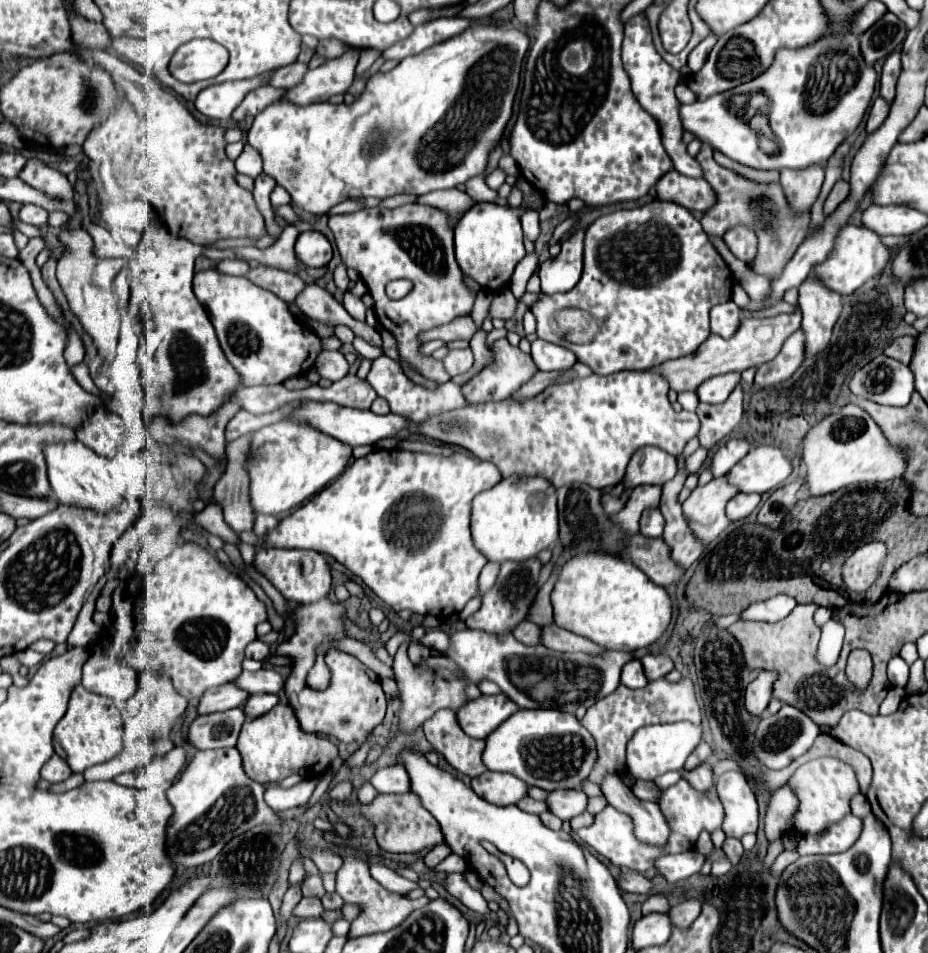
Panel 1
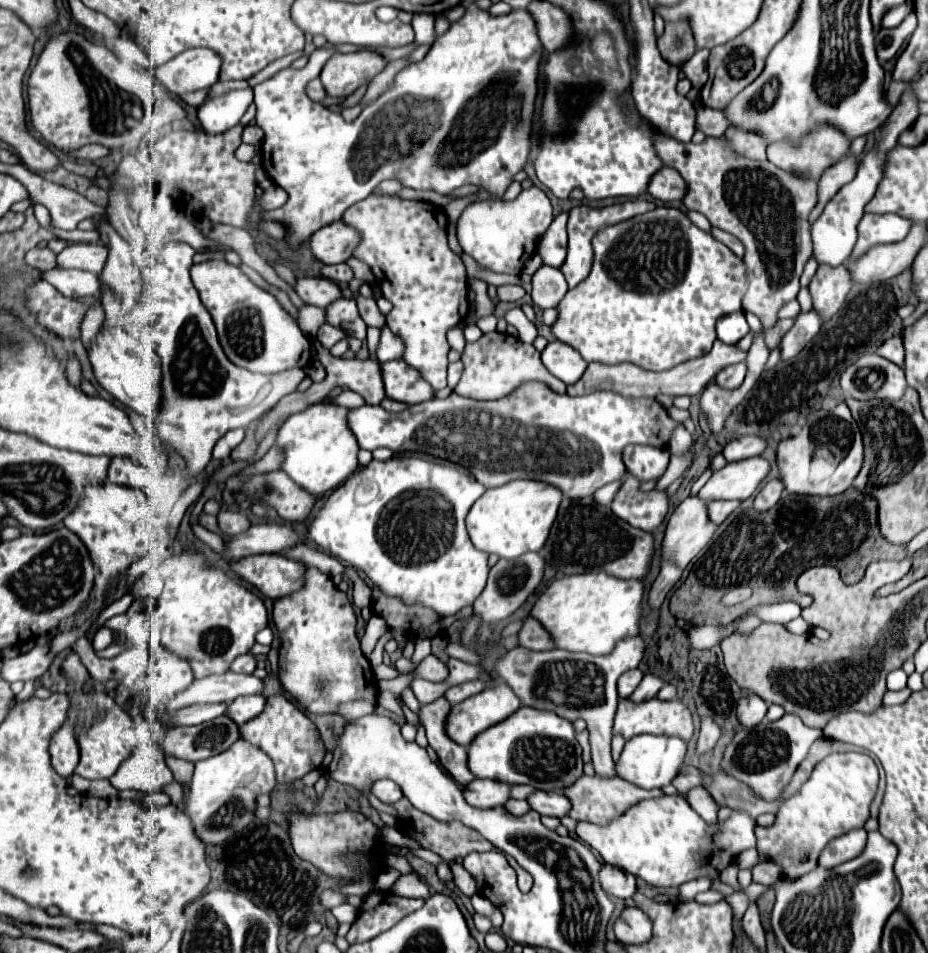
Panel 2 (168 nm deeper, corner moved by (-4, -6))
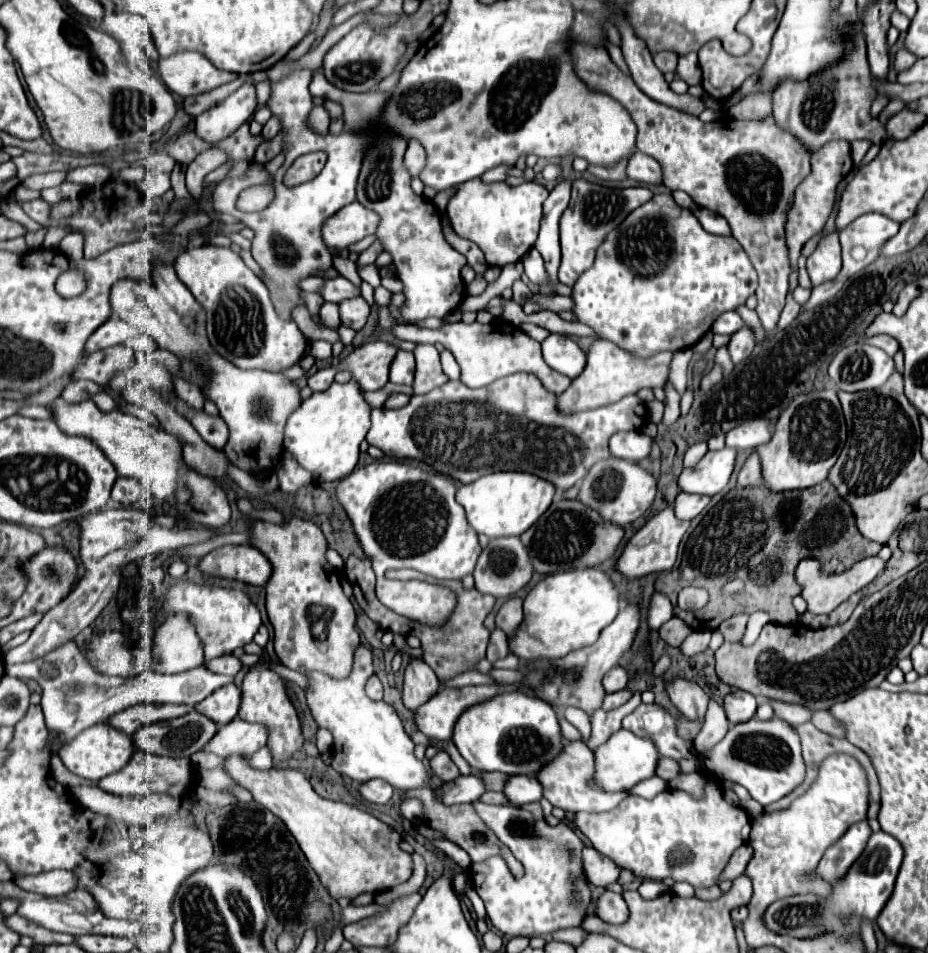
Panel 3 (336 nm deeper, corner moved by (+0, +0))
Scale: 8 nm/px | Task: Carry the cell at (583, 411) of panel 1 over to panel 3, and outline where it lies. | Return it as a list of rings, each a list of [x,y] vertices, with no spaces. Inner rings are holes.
[[[518,372],[518,374],[512,374],[512,376],[506,376],[506,378],[500,378],[496,382],[492,382],[490,386],[484,386],[484,388],[468,388],[464,386],[460,380],[452,382],[448,380],[444,386],[428,392],[428,394],[420,394],[420,396],[412,396],[410,402],[404,406],[404,408],[398,408],[398,410],[386,410],[386,408],[372,408],[372,414],[370,414],[370,420],[372,420],[372,426],[368,430],[368,444],[370,446],[378,446],[380,450],[384,450],[386,456],[392,456],[392,458],[414,458],[414,460],[422,460],[426,464],[430,464],[432,468],[436,468],[438,472],[446,474],[446,476],[452,476],[456,480],[460,480],[462,484],[470,484],[474,480],[478,480],[480,476],[486,476],[486,474],[492,474],[492,472],[502,472],[502,470],[518,470],[518,472],[530,472],[534,476],[540,476],[548,482],[552,482],[558,490],[568,490],[572,488],[578,480],[584,478],[584,474],[588,474],[588,470],[604,460],[604,458],[610,458],[610,450],[608,450],[608,438],[616,432],[630,432],[630,430],[640,430],[644,424],[646,424],[646,418],[648,418],[648,408],[646,404],[638,398],[638,396],[624,396],[620,402],[616,404],[610,404],[610,406],[602,406],[602,408],[594,408],[594,410],[584,410],[584,412],[576,412],[576,414],[562,414],[558,410],[558,404],[556,404],[556,394],[548,392],[542,382],[534,376],[534,374],[526,374],[526,372]]]

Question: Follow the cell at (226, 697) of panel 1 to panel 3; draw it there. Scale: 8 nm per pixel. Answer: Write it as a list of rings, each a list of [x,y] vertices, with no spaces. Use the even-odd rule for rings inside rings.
[[[138,704],[138,706],[130,706],[130,708],[114,714],[106,722],[110,726],[126,732],[128,736],[132,736],[140,726],[154,724],[160,720],[180,718],[182,714],[188,714],[192,710],[194,710],[194,706],[184,706],[184,704]]]

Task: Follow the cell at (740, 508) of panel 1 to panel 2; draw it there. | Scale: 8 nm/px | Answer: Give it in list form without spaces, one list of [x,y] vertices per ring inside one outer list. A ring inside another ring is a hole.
[[[734,500],[708,502],[708,518],[710,518],[714,524],[720,524],[720,522],[726,520],[726,516],[728,516],[736,506],[740,506],[740,502],[734,502]]]

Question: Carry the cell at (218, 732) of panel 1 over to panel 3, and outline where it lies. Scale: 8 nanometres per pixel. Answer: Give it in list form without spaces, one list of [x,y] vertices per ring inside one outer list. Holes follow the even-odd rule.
[[[190,712],[182,718],[174,718],[172,722],[166,720],[166,722],[156,722],[156,724],[148,724],[148,726],[142,726],[134,736],[134,744],[148,752],[148,754],[158,754],[158,756],[172,756],[172,758],[180,758],[180,756],[186,756],[190,758],[192,754],[200,752],[212,738],[214,734],[218,732],[218,724],[212,722],[208,716],[200,714],[200,712]]]

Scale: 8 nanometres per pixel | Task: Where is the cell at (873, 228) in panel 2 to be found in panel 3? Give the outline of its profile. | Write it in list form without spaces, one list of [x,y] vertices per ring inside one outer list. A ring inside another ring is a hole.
[[[878,212],[864,214],[850,222],[840,232],[844,262],[840,278],[850,278],[852,274],[864,270],[870,262],[874,262],[878,258],[880,246],[898,232],[898,226],[898,222]]]

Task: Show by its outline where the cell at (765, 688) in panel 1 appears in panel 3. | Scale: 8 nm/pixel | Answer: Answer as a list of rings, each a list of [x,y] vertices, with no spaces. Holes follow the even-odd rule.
[[[732,690],[724,698],[724,710],[730,724],[740,724],[740,722],[750,720],[756,714],[756,708],[758,708],[756,696],[742,690]]]

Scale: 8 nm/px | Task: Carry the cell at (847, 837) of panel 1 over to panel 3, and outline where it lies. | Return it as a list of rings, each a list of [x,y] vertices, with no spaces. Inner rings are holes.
[[[866,820],[850,826],[846,834],[836,844],[832,844],[822,856],[818,864],[818,876],[822,876],[826,882],[836,882],[838,878],[842,878],[850,868],[850,864],[864,850],[870,834],[872,830]]]

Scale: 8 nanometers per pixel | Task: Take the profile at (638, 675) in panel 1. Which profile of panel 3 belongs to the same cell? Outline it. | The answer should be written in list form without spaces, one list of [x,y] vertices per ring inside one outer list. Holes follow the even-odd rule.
[[[616,666],[614,670],[610,670],[604,676],[604,682],[602,684],[604,684],[606,692],[618,692],[618,690],[626,688],[626,684],[628,684],[628,672],[622,666]]]

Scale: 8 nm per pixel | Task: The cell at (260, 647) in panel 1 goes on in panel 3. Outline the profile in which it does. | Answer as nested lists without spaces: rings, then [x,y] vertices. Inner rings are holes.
[[[226,654],[226,656],[220,656],[216,660],[210,660],[210,662],[204,662],[210,670],[214,672],[220,672],[220,674],[228,674],[228,676],[236,676],[242,668],[242,662],[240,658],[236,658],[234,654]]]

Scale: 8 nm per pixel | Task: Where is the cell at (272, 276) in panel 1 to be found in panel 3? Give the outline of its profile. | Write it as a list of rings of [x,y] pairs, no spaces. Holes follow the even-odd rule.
[[[336,276],[336,278],[326,278],[324,286],[318,292],[326,302],[342,302],[346,298],[354,298],[358,296],[358,290],[354,288],[352,282],[348,282],[344,276]]]

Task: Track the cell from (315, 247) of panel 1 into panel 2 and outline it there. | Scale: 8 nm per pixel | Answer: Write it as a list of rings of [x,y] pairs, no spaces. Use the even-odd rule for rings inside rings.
[[[344,220],[320,228],[310,240],[314,256],[324,264],[346,262],[354,254],[356,244],[360,244],[360,232]]]

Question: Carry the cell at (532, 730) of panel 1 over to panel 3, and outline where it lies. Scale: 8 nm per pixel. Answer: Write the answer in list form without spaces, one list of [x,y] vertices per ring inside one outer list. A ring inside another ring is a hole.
[[[524,692],[502,694],[468,708],[460,716],[460,722],[456,722],[452,740],[474,772],[502,772],[508,776],[536,776],[552,758],[562,754],[564,748],[554,708]]]

